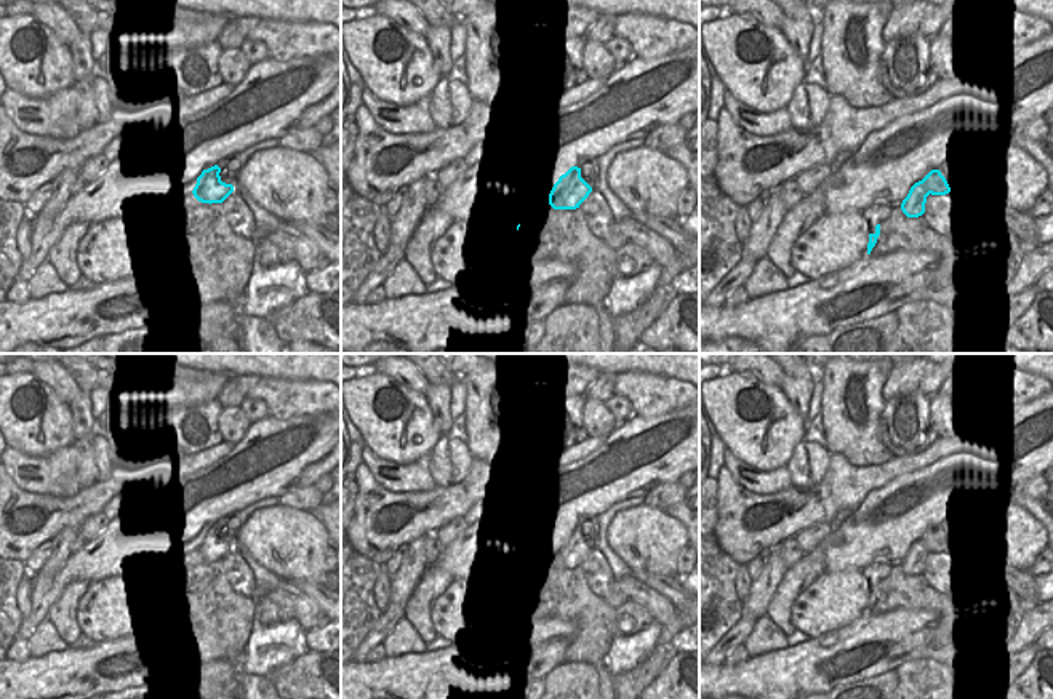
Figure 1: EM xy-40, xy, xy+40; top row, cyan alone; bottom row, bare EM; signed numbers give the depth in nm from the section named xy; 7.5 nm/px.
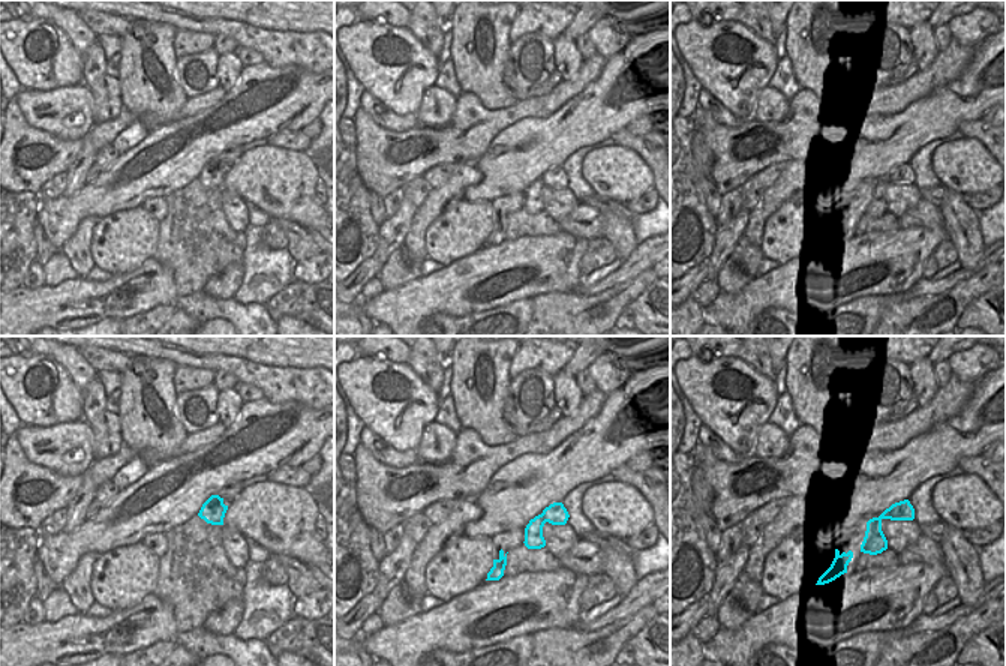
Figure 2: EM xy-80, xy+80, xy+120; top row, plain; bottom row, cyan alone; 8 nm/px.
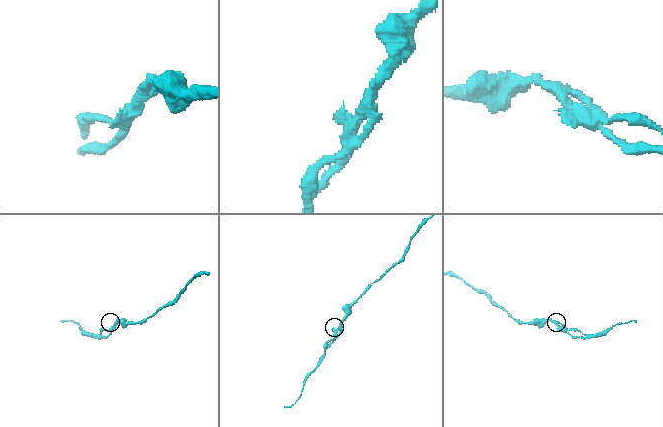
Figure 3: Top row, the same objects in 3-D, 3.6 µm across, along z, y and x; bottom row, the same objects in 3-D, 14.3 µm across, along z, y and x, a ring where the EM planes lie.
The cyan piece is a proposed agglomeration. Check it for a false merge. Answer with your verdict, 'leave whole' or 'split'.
split

